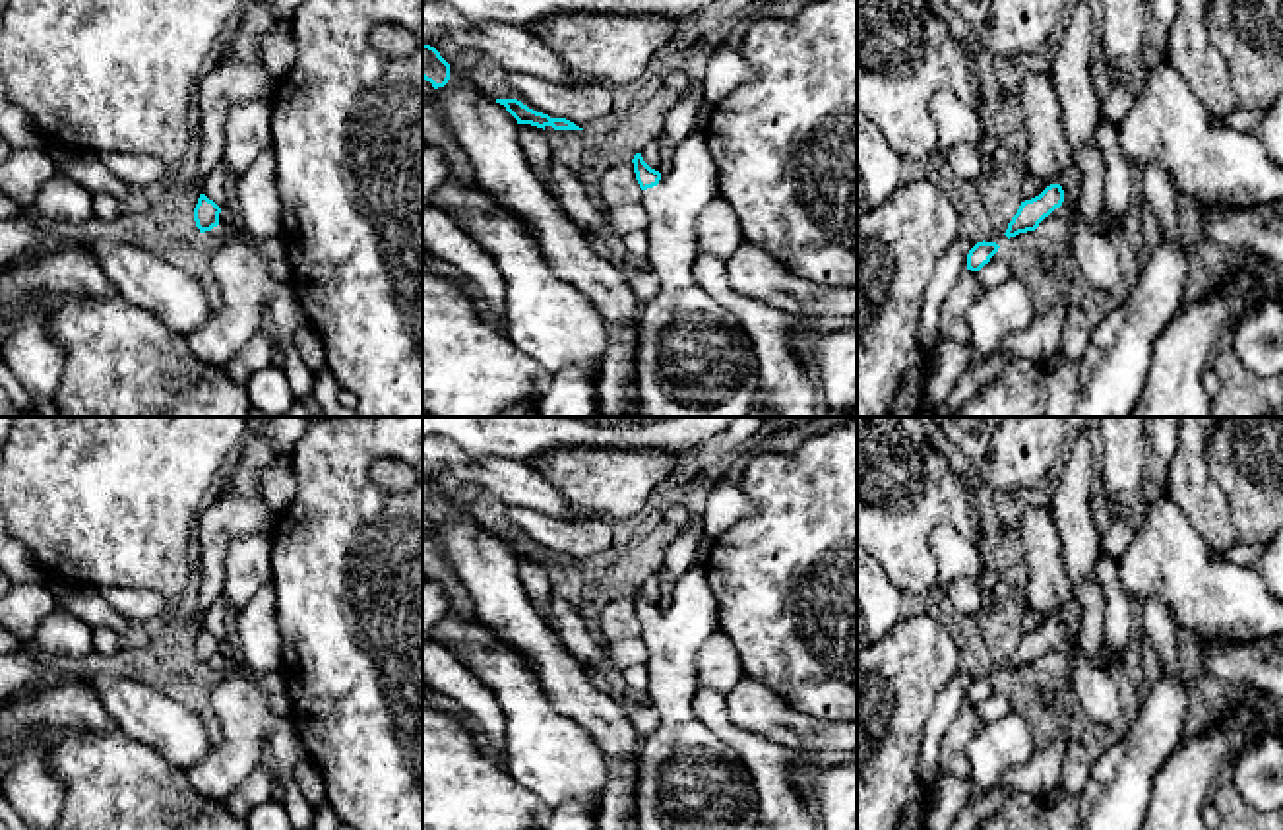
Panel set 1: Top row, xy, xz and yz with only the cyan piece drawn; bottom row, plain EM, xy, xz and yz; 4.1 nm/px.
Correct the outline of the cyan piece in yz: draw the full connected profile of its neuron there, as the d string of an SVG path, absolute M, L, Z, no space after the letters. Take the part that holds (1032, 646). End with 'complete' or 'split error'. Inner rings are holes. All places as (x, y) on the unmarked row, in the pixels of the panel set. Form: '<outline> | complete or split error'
M1072 597L1058 619L1050 619L1039 630L1021 636L1004 669L1010 673L1019 667L1035 665L1045 652L1062 640L1064 634L1078 642L1080 628L1081 605Z | split error

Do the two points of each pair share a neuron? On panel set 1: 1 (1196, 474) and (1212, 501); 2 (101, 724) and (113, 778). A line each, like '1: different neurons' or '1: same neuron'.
1: same neuron
2: different neurons

